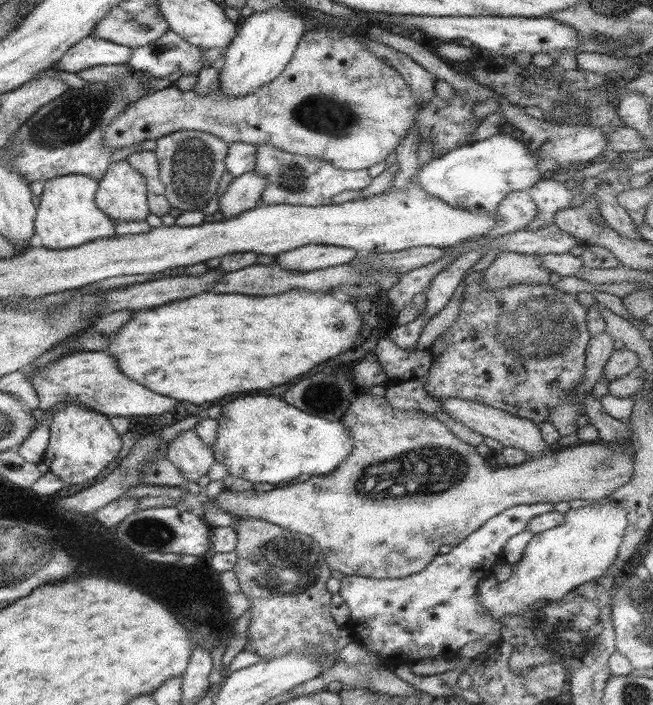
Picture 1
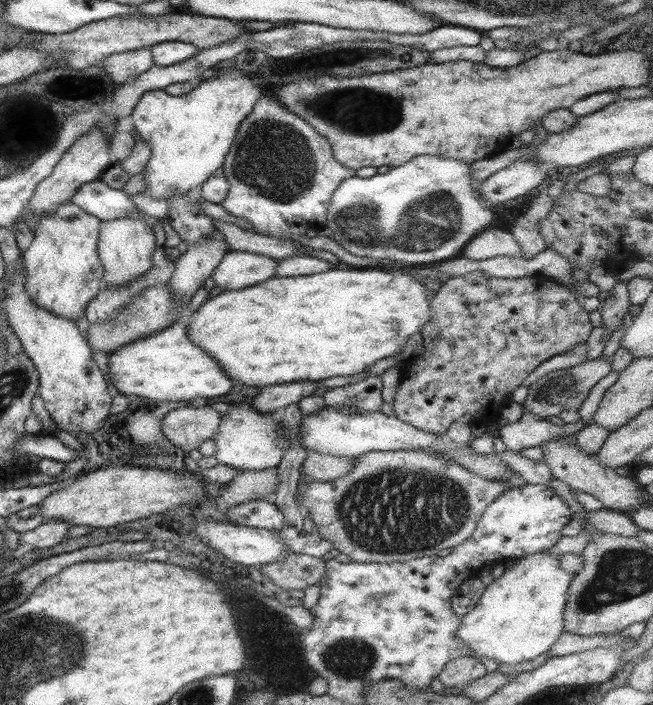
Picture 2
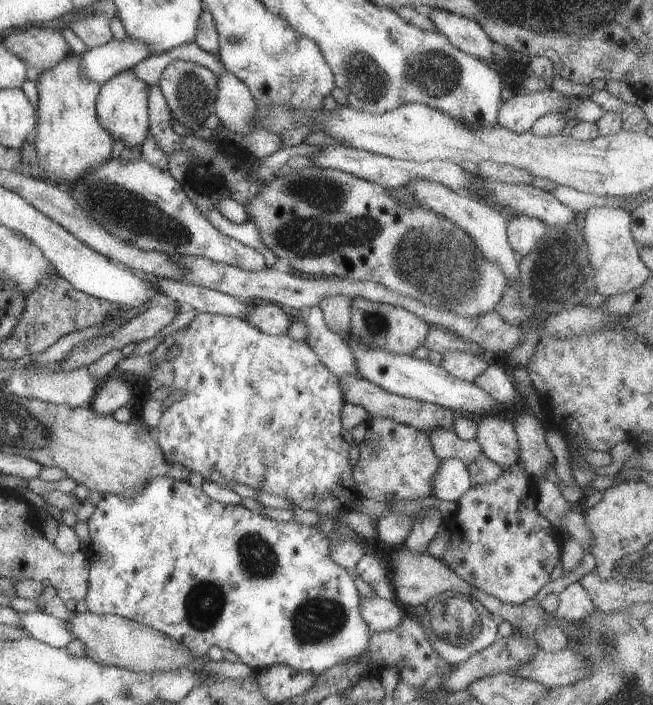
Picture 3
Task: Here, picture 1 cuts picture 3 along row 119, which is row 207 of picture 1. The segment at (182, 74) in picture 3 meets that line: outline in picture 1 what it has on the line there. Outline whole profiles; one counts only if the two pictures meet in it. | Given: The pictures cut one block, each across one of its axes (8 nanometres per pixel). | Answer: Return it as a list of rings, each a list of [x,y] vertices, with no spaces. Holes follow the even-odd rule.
[[[181,130],[158,138],[155,154],[160,162],[159,178],[162,185],[166,187],[166,198],[171,206],[181,212],[204,210],[208,206],[208,200],[212,200],[218,190],[222,174],[226,170],[225,158],[228,151],[229,145],[222,139],[202,131]]]

